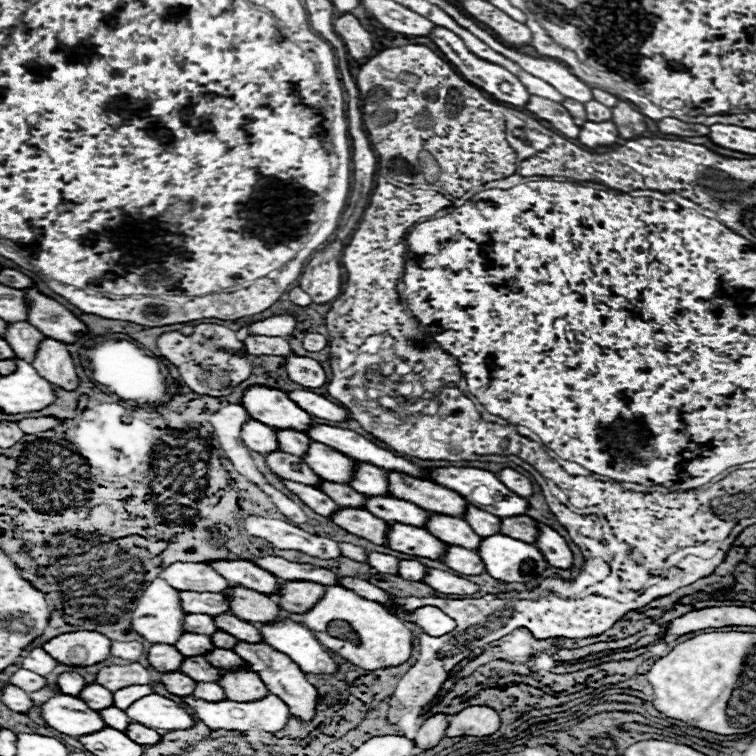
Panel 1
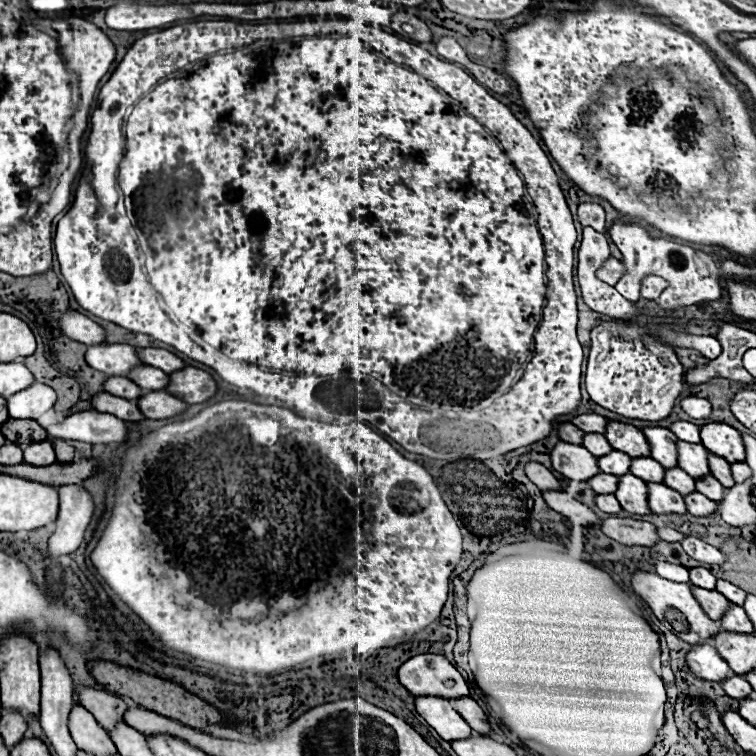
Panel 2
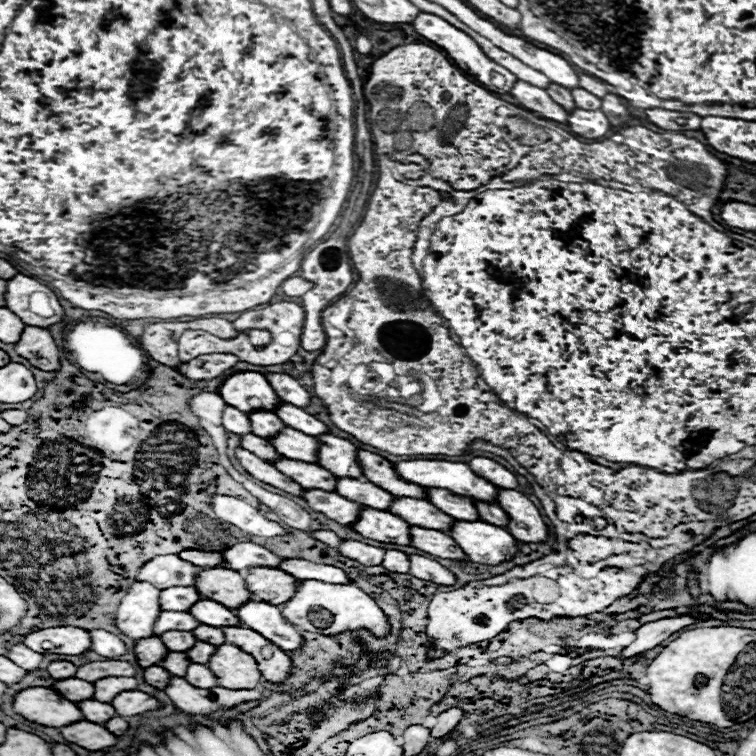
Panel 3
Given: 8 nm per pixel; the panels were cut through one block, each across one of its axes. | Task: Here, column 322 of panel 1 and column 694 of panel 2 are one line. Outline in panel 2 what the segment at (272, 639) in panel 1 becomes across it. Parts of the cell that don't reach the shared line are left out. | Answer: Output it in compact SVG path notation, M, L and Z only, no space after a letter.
M710 644L692 646L686 656L686 664L698 678L708 682L724 682L724 678L730 678L734 674L728 662L724 662L724 658L720 658L716 648Z

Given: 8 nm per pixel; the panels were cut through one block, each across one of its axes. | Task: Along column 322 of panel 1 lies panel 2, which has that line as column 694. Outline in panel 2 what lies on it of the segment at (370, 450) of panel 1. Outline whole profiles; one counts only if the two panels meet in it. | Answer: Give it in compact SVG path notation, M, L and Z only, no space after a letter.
M674 422L670 426L670 430L684 442L692 442L692 444L700 444L700 426L692 424L692 422Z

